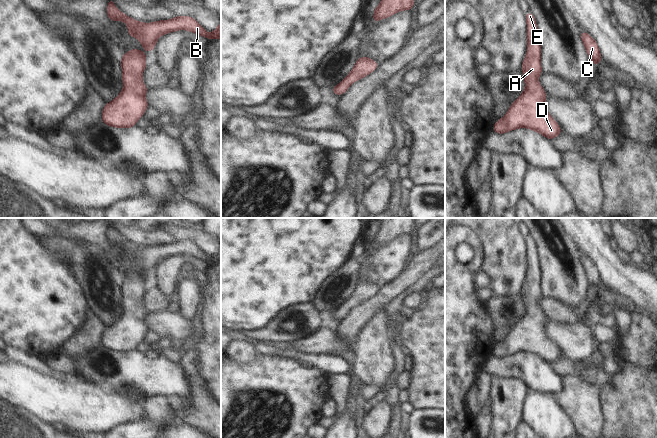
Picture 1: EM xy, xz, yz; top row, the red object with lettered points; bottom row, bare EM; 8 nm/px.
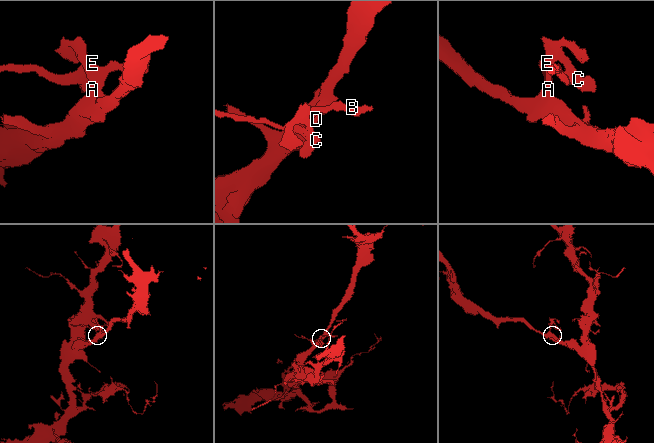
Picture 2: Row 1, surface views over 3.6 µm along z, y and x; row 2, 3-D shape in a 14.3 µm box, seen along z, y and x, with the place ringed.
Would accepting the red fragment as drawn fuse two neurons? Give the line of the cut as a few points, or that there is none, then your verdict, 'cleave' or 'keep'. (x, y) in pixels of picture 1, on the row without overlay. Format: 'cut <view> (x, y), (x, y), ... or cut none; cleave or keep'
cut none; keep

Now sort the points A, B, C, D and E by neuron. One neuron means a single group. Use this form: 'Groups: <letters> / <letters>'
Groups: A B C D E

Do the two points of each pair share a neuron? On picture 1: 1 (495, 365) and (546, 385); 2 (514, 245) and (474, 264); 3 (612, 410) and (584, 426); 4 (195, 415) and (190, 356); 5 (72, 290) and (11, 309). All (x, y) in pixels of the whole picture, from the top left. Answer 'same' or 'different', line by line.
1: same
2: different
3: different
4: same
5: same

